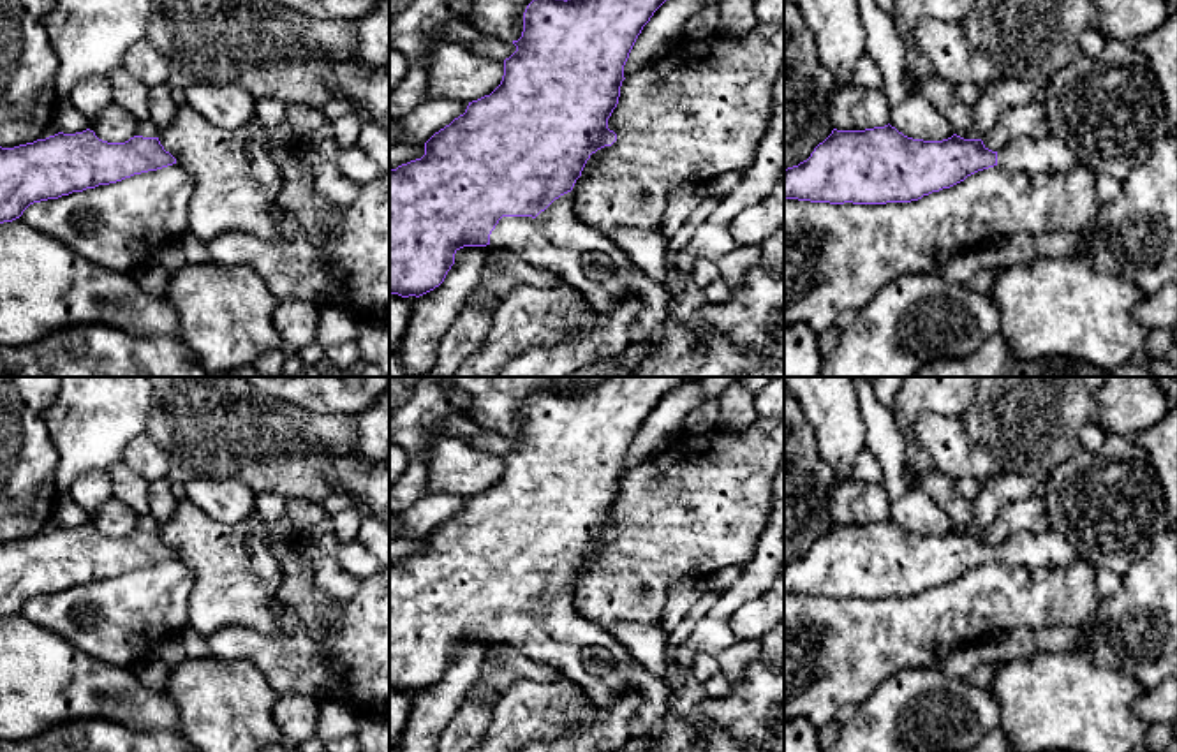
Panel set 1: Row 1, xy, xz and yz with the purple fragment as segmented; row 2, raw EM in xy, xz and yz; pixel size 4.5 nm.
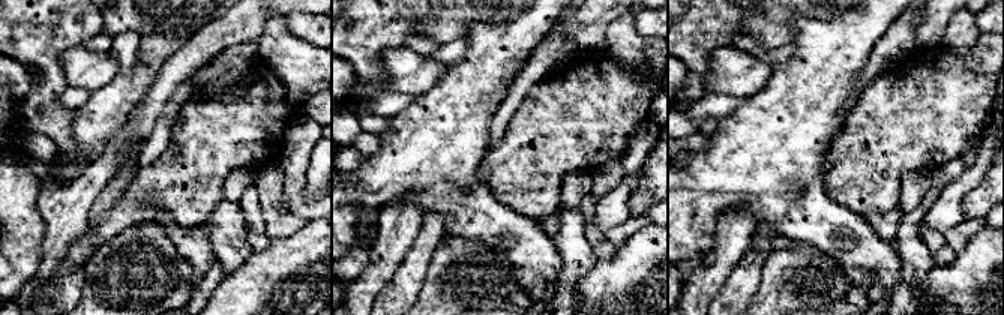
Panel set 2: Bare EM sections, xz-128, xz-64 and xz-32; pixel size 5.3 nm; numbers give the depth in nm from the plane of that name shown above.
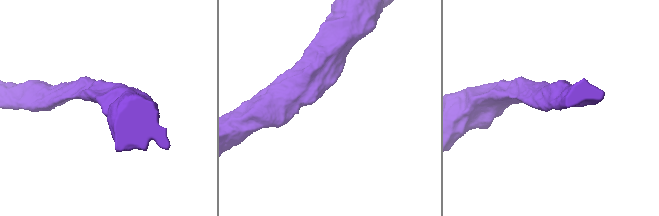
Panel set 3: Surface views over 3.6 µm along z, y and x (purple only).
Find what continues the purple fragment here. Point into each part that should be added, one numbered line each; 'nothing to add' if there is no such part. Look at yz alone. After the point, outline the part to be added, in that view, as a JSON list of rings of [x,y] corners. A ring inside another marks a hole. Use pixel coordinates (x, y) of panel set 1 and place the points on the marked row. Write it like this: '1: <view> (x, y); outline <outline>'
1: yz (1049, 155); outline [[[1050,134],[1043,139],[1020,136],[997,151],[997,166],[1008,171],[1024,171],[1029,176],[1064,174],[1080,160],[1070,146]]]

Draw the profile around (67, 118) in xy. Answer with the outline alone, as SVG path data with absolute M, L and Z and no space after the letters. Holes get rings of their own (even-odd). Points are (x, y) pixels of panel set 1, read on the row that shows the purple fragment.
M58 99L53 125L58 132L76 134L88 129L88 120L69 99Z

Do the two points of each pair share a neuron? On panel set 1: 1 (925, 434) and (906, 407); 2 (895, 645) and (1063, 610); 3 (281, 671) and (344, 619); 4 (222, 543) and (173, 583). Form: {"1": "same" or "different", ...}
{"1": "different", "2": "same", "3": "same", "4": "different"}

